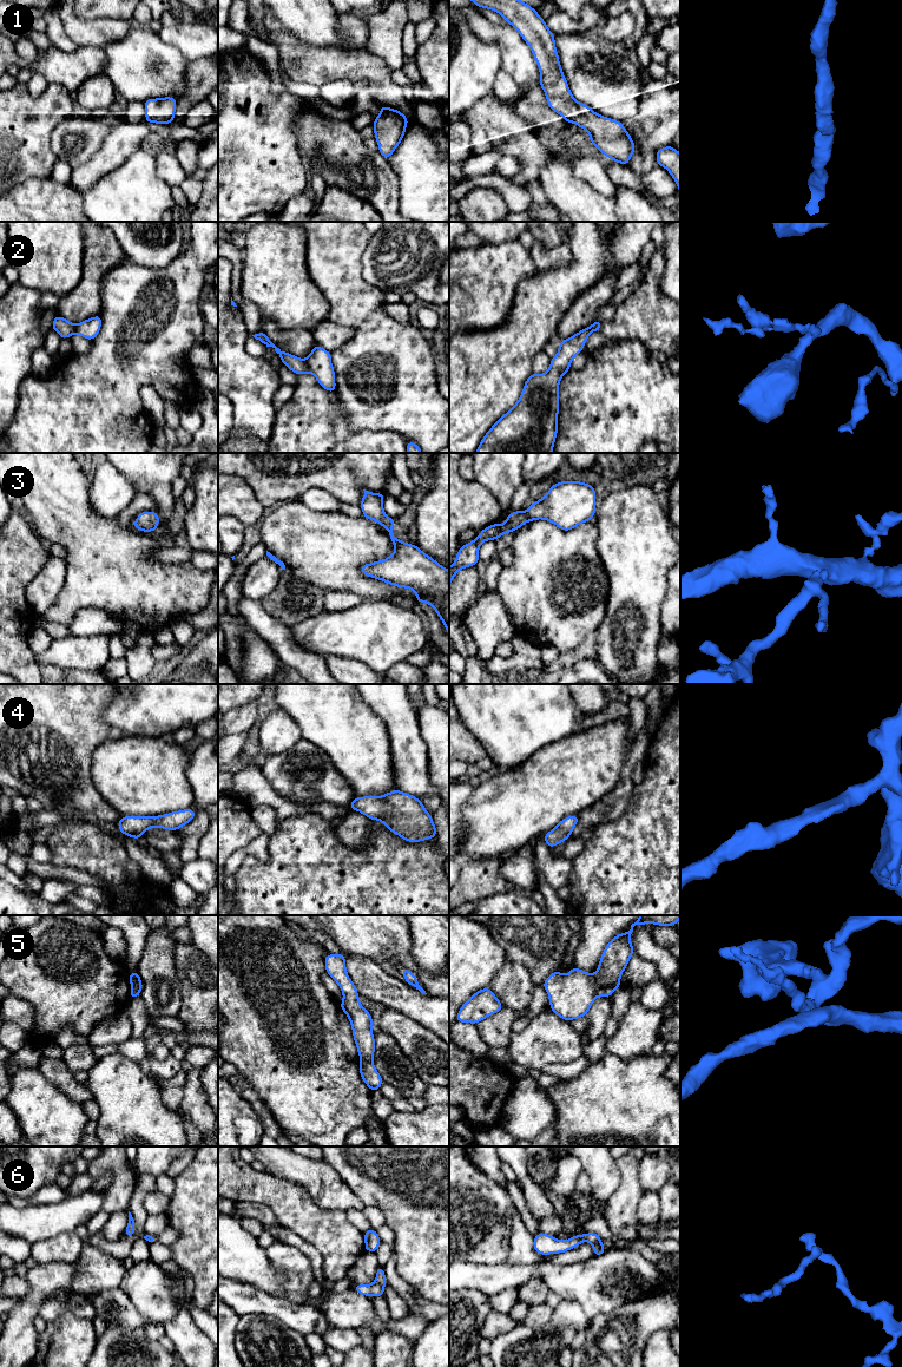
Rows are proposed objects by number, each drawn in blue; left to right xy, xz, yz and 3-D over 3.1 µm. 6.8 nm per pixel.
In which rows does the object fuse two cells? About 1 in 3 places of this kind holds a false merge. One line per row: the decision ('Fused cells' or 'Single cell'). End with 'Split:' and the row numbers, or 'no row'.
1: Single cell
2: Fused cells
3: Single cell
4: Single cell
5: Fused cells
6: Fused cells
Split: 2, 5, 6

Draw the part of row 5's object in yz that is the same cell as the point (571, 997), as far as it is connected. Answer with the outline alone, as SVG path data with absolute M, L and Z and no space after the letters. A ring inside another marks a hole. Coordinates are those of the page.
M572 967L567 975L557 971L541 984L549 998L549 1008L564 1020L587 1016L597 998L594 974Z

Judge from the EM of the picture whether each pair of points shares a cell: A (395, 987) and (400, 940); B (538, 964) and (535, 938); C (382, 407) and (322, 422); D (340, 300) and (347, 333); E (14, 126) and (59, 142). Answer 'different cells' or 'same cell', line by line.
A: different cells
B: same cell
C: different cells
D: different cells
E: different cells

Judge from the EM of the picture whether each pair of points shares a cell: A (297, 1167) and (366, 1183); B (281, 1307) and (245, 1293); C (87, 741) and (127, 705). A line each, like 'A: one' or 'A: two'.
A: two
B: one
C: two

